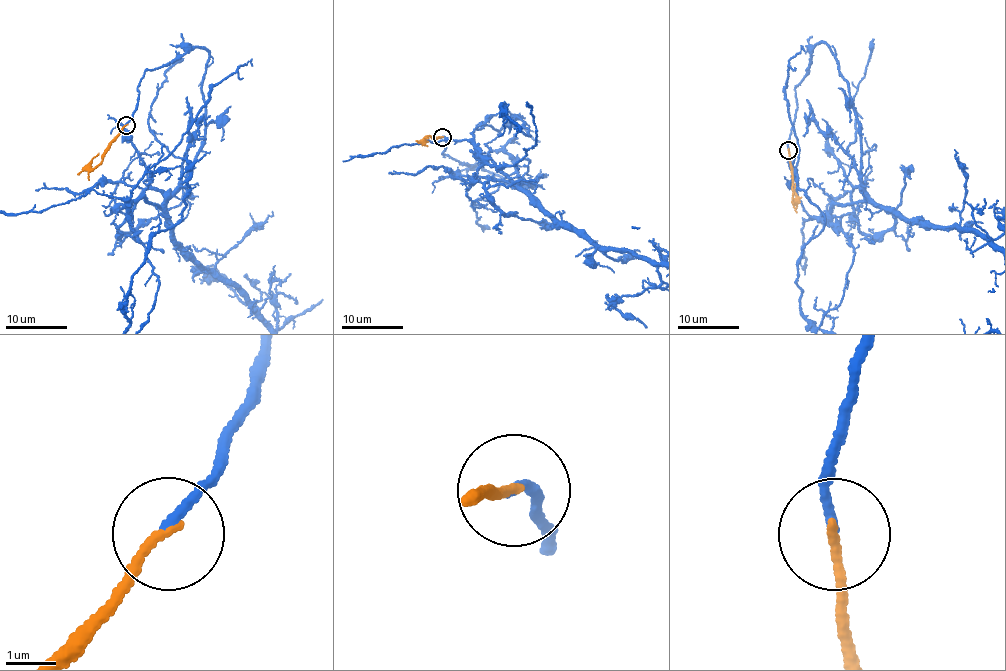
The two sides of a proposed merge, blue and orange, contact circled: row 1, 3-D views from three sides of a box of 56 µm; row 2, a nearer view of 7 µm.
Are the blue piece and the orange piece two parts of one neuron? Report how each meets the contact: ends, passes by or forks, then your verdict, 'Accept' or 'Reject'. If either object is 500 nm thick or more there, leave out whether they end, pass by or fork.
At the ring blue ends. At the ring orange ends. Accept

